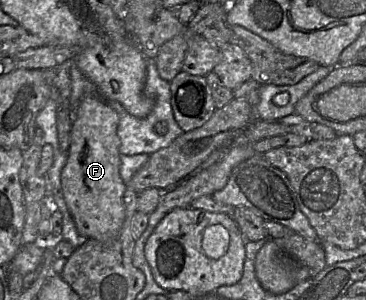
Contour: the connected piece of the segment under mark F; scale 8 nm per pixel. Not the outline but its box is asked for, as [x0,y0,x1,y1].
[61,96,126,241]

